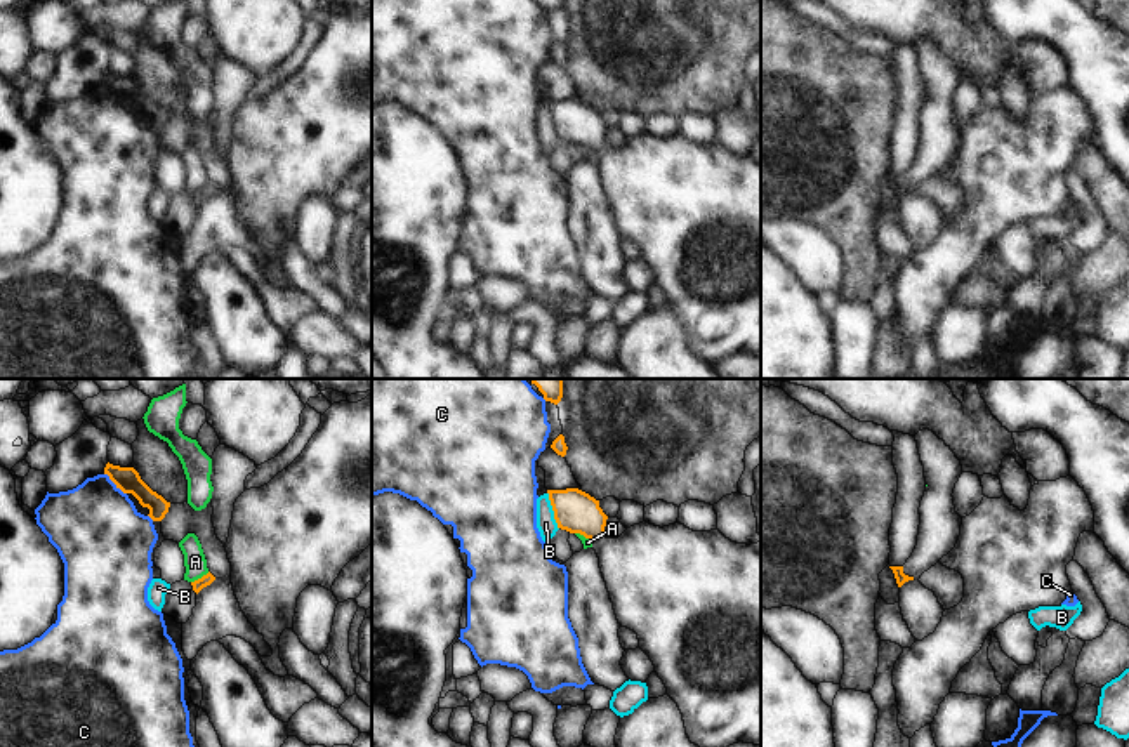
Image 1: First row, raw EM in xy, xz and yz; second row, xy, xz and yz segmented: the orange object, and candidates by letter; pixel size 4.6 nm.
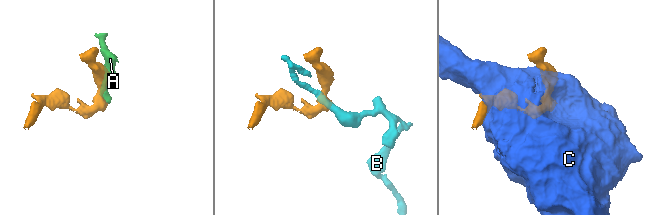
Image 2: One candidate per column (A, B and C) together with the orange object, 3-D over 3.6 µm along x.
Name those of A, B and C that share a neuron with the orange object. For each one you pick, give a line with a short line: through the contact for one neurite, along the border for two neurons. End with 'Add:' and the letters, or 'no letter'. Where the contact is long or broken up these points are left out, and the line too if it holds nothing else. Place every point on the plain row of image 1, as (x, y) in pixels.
Add: no letter

